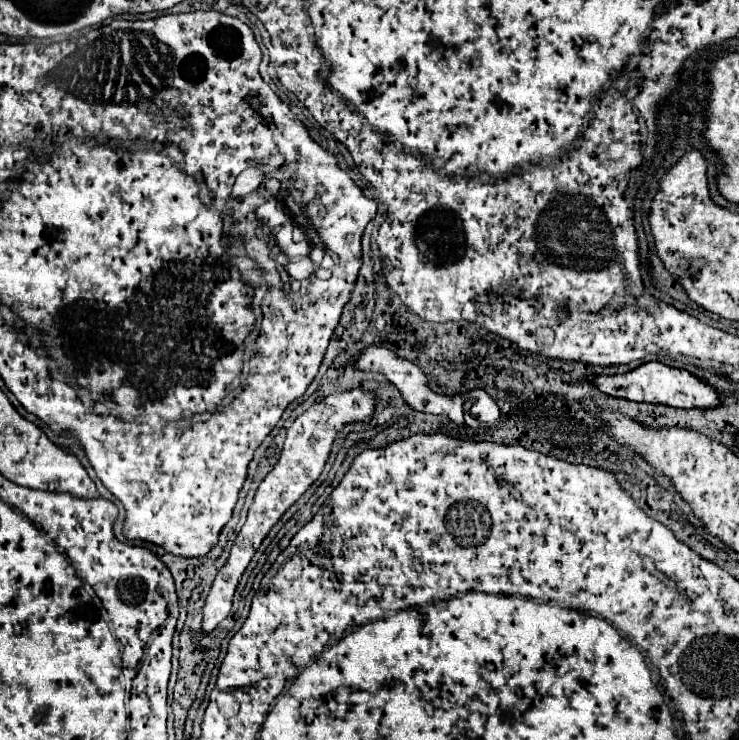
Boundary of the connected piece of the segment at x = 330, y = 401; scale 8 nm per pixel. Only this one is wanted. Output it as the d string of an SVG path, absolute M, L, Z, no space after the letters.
M360 388L348 390L348 392L336 392L326 396L322 402L312 404L304 414L300 414L292 426L288 428L284 450L278 458L278 464L274 470L262 480L262 484L256 490L254 502L248 510L248 520L238 532L234 546L230 550L228 562L222 566L222 570L216 574L216 580L208 592L208 598L204 602L204 618L202 618L202 632L210 634L228 614L232 608L232 596L236 592L238 580L246 566L250 564L254 552L262 544L262 540L268 536L272 526L282 518L282 514L318 480L318 476L324 470L324 464L328 462L328 454L332 450L332 444L336 440L336 434L346 426L354 422L368 422L374 414L374 402L376 396L372 392L364 392Z

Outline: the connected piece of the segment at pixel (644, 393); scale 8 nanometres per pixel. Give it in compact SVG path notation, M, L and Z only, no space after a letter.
M646 362L646 364L640 364L638 368L634 368L632 372L616 374L616 376L590 374L588 382L594 384L600 392L604 392L608 396L626 398L626 400L634 400L634 402L652 402L652 404L664 404L664 406L674 406L674 408L714 408L720 404L720 398L712 386L704 384L702 380L698 380L696 376L692 376L684 370L670 368L662 362Z

